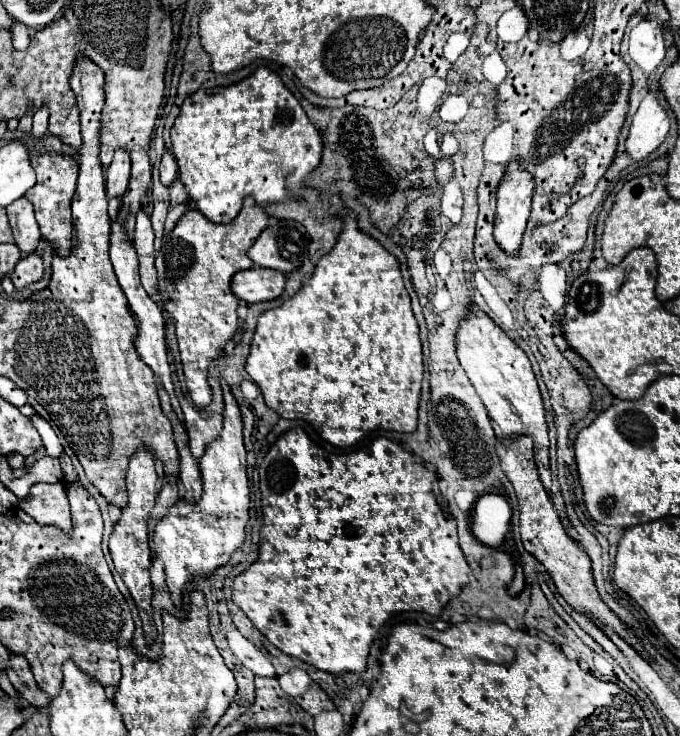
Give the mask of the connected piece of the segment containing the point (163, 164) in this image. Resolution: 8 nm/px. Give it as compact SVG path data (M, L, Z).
M164 150L162 160L160 160L160 180L166 186L170 186L174 182L174 178L176 178L176 170L178 170L178 164L176 164L174 156L168 150Z

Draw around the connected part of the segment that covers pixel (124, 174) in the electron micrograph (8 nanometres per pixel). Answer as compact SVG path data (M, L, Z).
M126 150L114 154L112 164L106 170L106 192L110 200L120 200L128 190L130 180L130 156Z

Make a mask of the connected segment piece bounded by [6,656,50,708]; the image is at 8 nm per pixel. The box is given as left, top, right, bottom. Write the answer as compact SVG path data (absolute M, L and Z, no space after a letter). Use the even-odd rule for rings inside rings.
M10 656L8 668L6 668L8 680L12 682L12 686L36 708L48 708L50 698L46 692L40 690L40 686L36 684L32 670L28 666L28 662L22 656Z

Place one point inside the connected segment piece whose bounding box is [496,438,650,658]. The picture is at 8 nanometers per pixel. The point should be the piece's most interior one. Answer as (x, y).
(543, 536)

